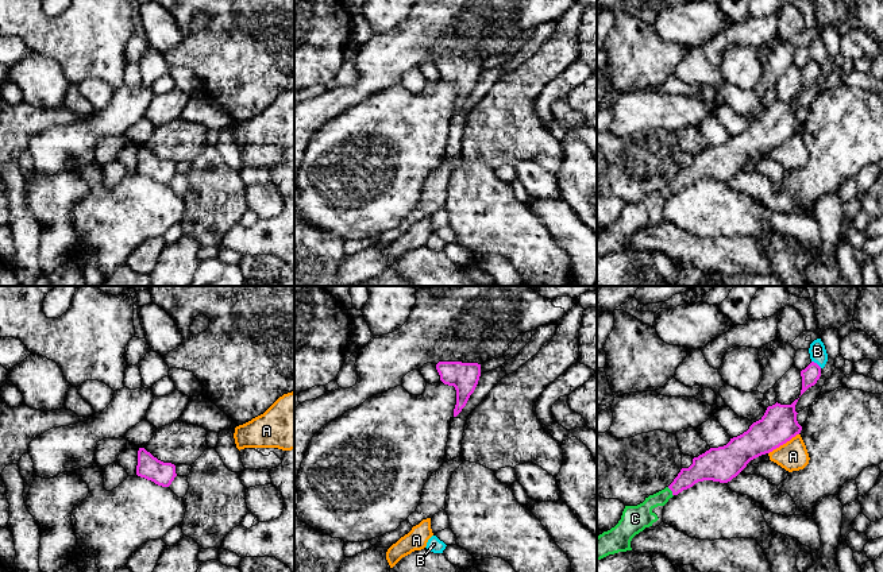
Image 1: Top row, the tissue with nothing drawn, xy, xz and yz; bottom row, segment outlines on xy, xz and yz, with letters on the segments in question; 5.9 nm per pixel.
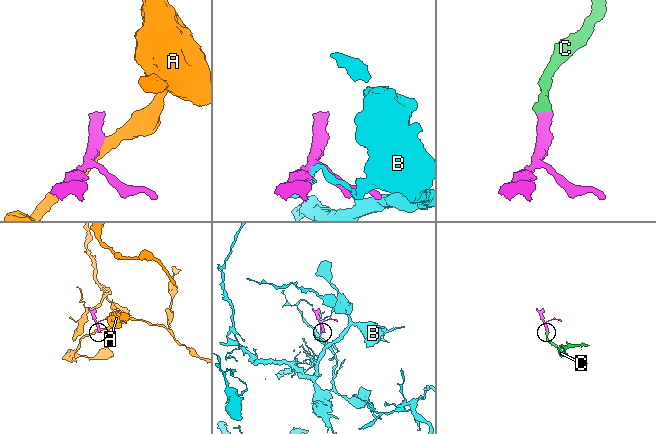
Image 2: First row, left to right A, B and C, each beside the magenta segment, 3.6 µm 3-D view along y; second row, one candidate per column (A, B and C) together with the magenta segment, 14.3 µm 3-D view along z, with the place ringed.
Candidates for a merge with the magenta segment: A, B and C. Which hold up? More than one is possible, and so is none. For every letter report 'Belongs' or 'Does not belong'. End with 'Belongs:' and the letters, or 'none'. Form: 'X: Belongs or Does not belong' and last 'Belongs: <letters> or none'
A: Does not belong
B: Does not belong
C: Belongs
Belongs: C

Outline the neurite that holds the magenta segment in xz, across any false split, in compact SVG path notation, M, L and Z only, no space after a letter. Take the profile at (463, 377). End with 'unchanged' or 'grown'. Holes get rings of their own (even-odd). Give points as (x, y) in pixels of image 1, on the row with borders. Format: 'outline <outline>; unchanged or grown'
outline M439 362L436 364L436 370L440 375L440 380L444 384L454 386L456 390L456 405L454 409L454 417L456 417L466 406L470 395L474 393L478 384L481 376L481 364Z; unchanged

